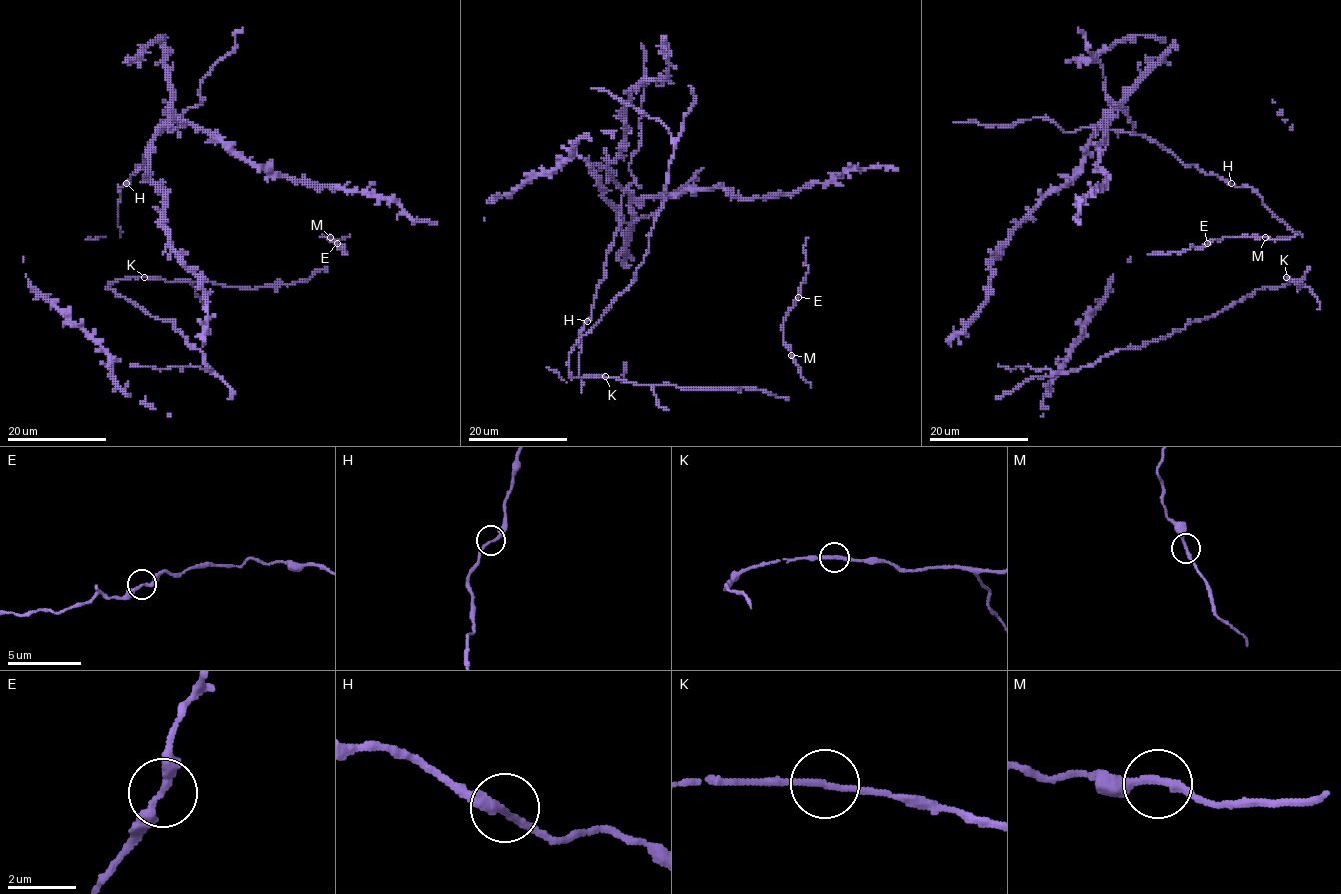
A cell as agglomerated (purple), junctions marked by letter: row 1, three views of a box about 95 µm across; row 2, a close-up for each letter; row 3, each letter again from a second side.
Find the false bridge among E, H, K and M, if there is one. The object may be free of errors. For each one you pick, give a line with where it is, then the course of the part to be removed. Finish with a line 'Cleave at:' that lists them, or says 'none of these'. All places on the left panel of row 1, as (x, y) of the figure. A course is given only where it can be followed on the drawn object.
Cleave at: none of these

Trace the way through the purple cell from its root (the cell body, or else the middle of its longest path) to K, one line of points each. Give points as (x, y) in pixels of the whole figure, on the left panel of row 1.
K: (115, 281), (143, 277)

